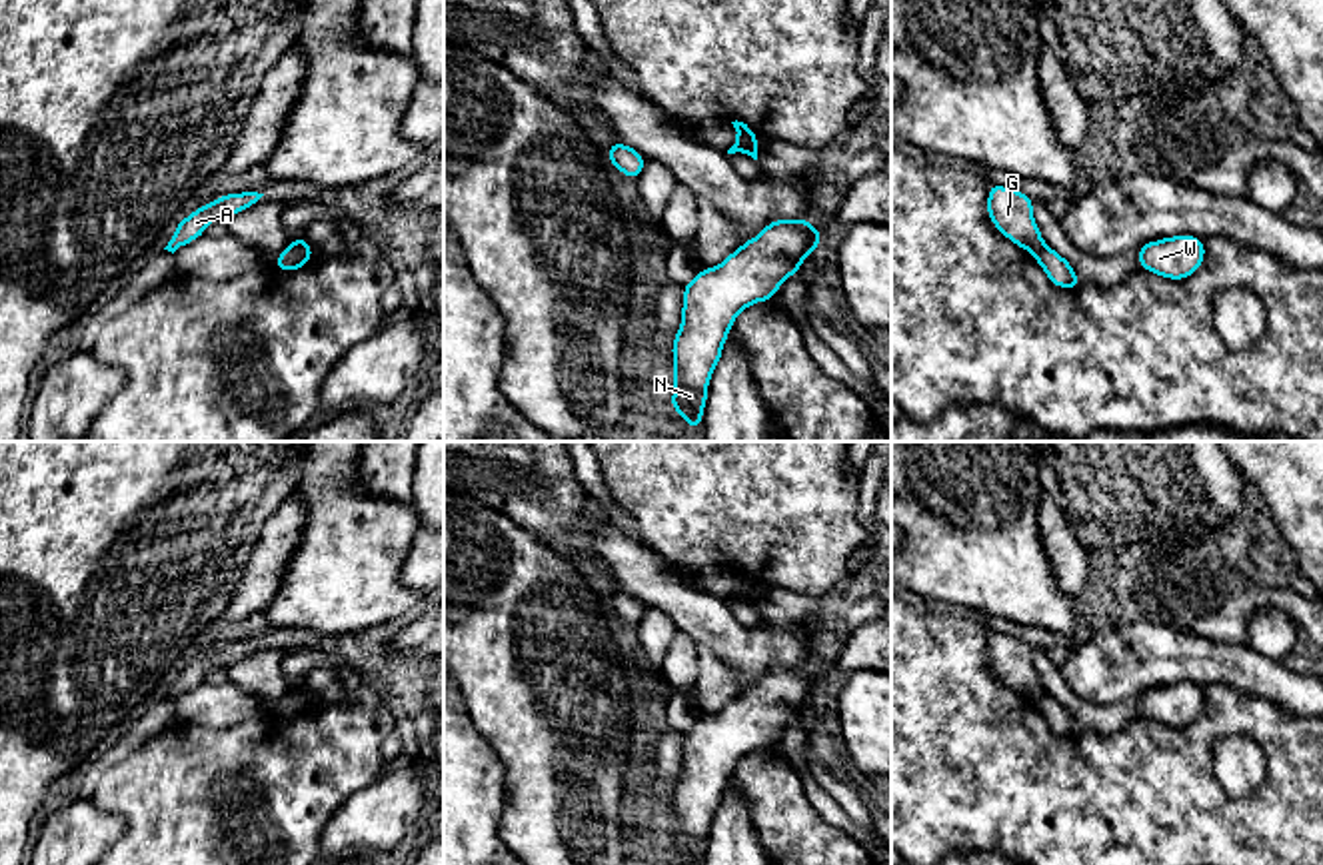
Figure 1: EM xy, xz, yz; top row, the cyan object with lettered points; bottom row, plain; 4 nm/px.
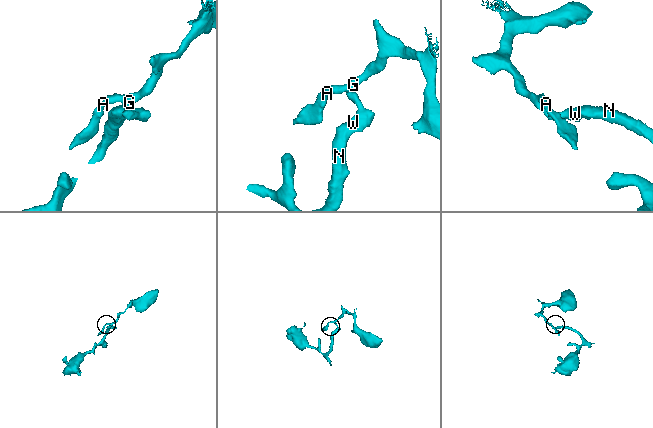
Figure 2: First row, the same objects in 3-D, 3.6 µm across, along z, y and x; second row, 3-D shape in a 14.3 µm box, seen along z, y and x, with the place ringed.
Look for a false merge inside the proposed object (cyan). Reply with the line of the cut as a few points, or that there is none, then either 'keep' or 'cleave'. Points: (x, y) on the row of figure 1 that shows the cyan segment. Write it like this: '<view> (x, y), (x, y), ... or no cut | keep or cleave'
xz (738, 138), (756, 142) | cleave

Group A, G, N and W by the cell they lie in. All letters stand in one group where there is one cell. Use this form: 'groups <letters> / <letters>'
groups A G / N W

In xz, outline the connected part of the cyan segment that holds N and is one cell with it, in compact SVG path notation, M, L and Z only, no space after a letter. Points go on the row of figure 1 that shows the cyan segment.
M805 216L771 220L757 238L683 286L681 328L671 344L675 386L669 402L671 412L689 422L687 430L701 428L707 384L739 312L769 302L791 274L801 272L803 258L817 254L823 234Z

